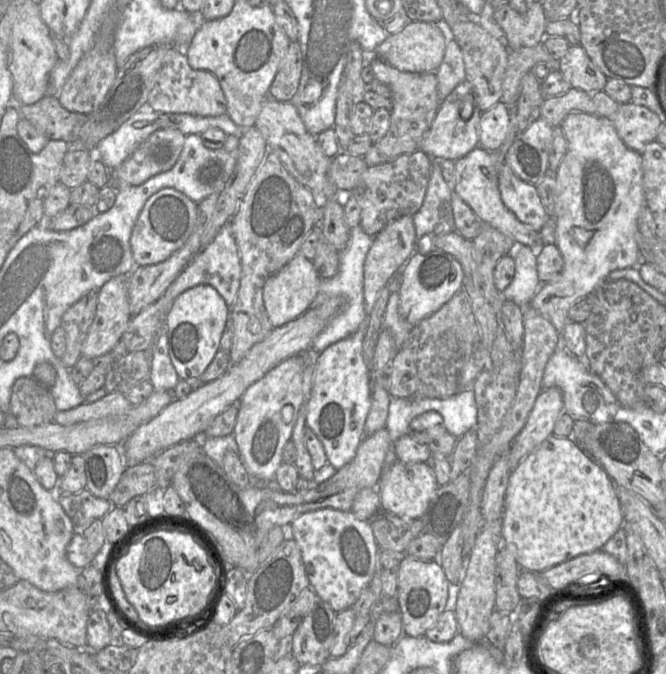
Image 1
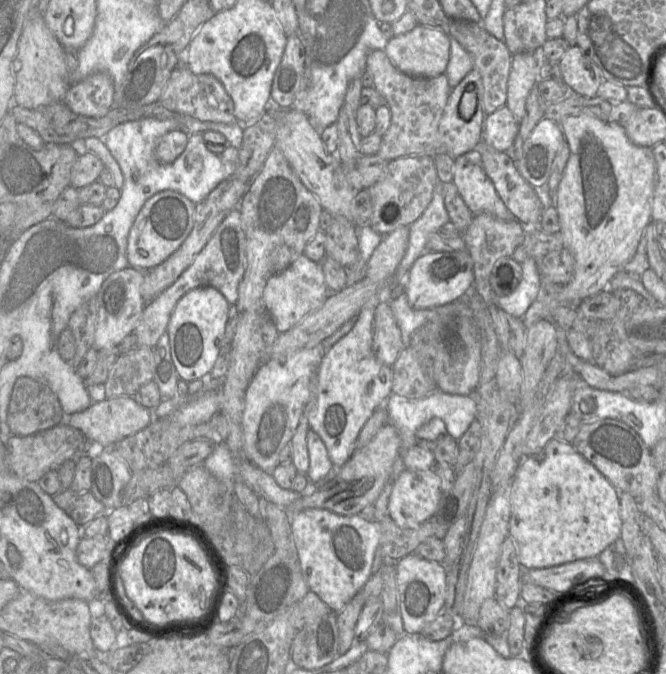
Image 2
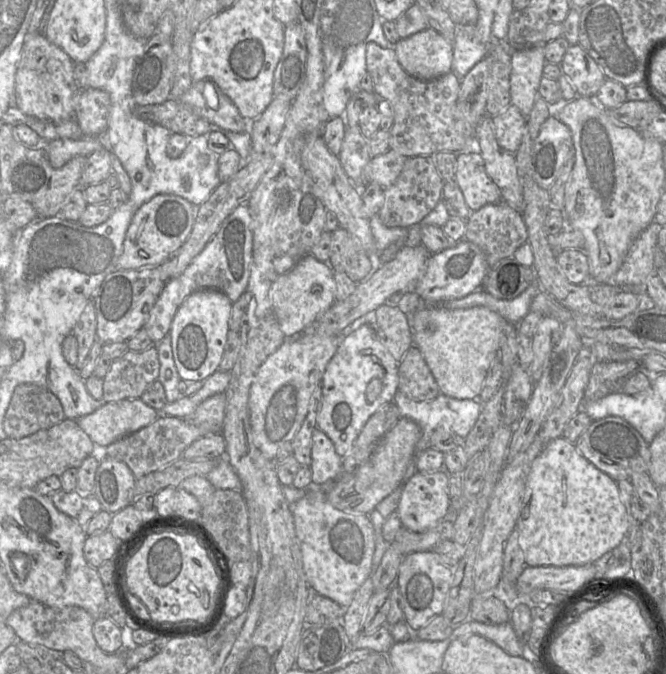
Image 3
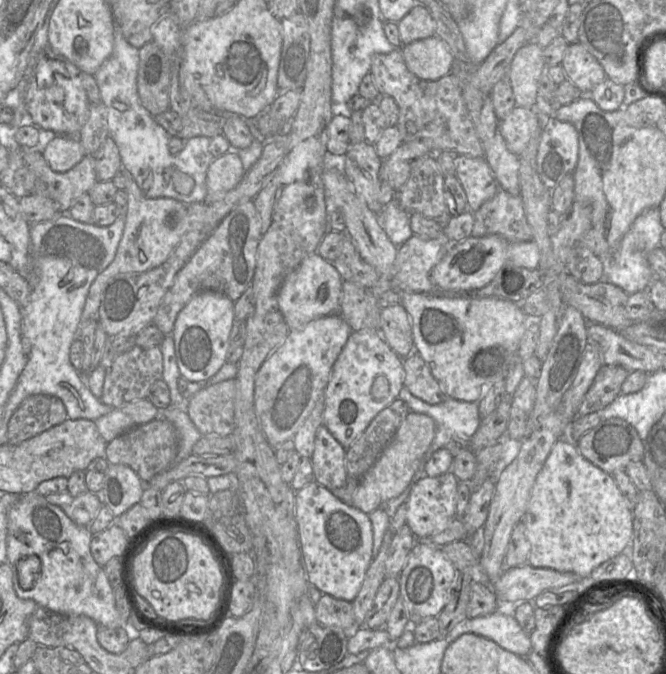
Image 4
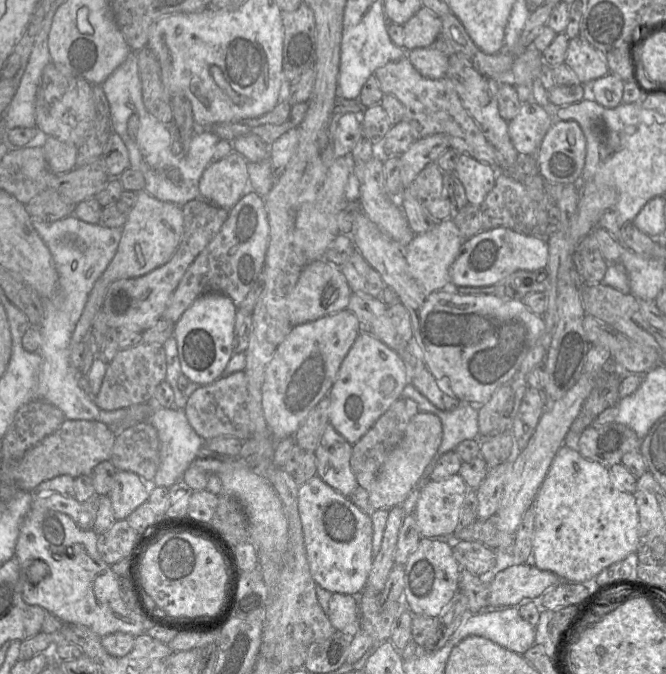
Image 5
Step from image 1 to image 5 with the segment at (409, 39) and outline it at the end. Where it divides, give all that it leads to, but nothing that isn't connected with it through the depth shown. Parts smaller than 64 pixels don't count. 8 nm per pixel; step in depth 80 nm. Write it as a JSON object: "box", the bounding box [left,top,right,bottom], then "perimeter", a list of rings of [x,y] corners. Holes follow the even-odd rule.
{"box":[406,45,449,79],"perimeter":[[[434,45],[407,51],[406,57],[422,76],[430,79],[446,77],[449,55]]]}

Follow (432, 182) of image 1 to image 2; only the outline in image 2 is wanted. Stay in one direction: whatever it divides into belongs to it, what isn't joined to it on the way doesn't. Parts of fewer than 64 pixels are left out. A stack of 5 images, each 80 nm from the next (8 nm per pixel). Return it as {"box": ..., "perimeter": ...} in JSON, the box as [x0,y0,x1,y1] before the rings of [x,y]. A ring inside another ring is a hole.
{"box":[396,181,450,285],"perimeter":[[[438,181],[432,200],[423,214],[409,226],[409,241],[406,254],[399,264],[396,274],[400,285],[407,284],[407,277],[413,263],[427,250],[428,236],[438,232],[439,229],[450,221],[444,203],[444,183]]]}

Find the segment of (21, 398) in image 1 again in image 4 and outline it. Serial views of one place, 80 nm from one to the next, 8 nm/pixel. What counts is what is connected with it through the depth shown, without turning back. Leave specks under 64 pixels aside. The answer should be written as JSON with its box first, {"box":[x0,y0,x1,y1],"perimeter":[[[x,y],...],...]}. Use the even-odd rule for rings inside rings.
{"box":[7,394,67,445],"perimeter":[[[42,394],[25,398],[13,412],[7,429],[7,443],[19,445],[67,420],[59,398]]]}

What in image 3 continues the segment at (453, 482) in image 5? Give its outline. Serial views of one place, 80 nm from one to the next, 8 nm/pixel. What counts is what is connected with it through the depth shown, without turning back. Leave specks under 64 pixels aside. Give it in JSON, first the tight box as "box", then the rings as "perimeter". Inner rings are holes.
{"box":[396,469,450,532],"perimeter":[[[444,469],[432,473],[417,471],[402,483],[404,488],[396,511],[404,528],[424,532],[450,516],[449,477]]]}

